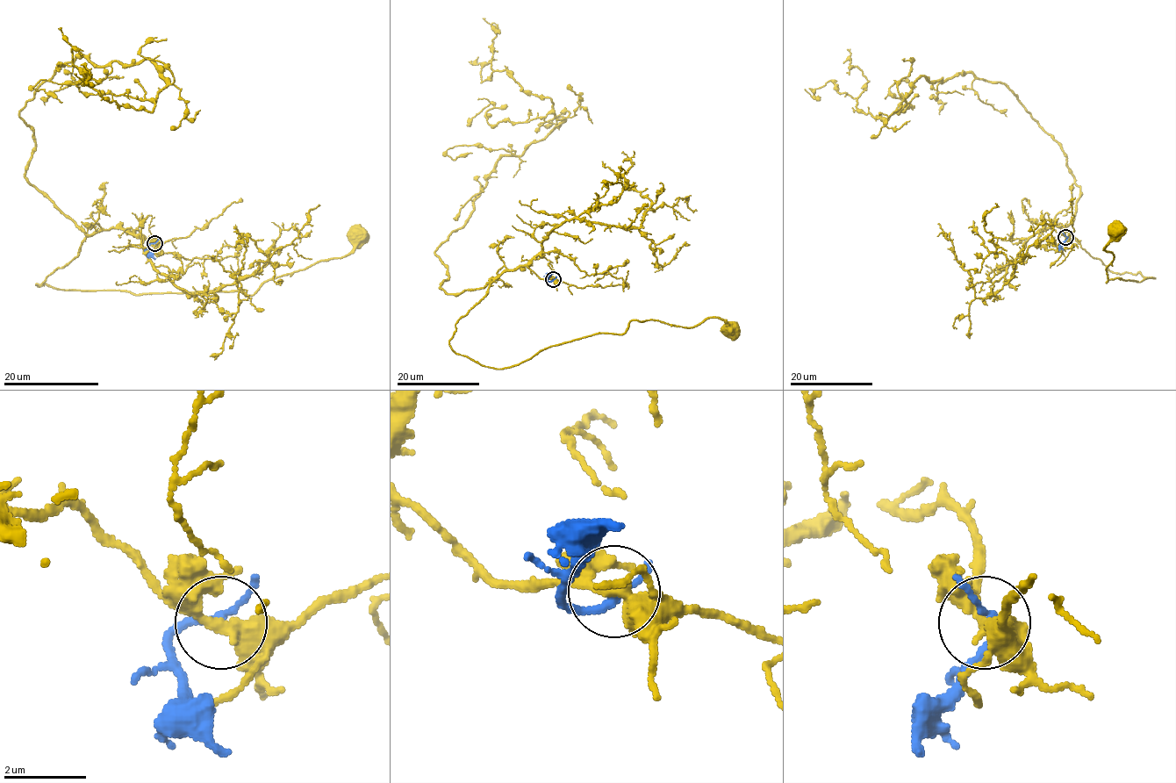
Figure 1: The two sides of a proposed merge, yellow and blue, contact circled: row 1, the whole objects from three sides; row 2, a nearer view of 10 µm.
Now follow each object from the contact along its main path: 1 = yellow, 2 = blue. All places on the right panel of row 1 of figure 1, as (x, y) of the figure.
1: (1066, 237), (1062, 226), (1052, 225), (1110, 271), (1155, 277), (1107, 282), (1114, 255), (1104, 248), (1113, 230)
2: (1066, 237), (1058, 250)

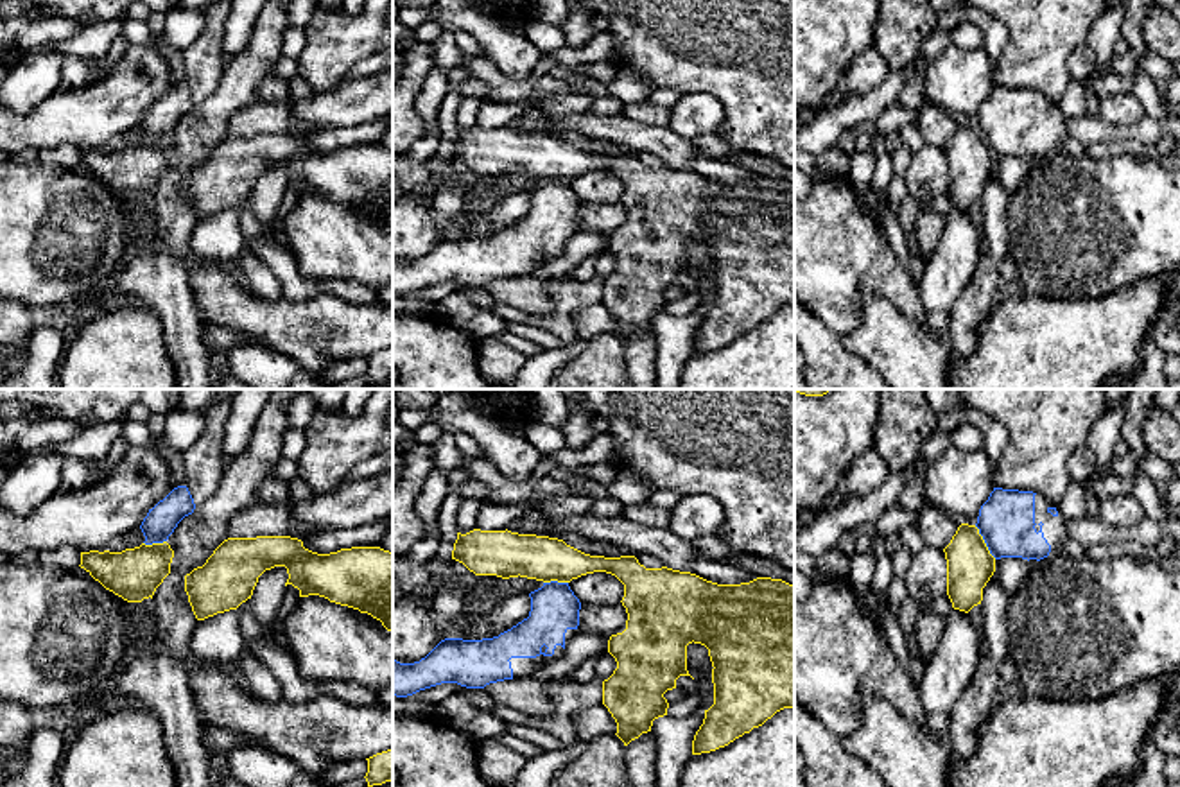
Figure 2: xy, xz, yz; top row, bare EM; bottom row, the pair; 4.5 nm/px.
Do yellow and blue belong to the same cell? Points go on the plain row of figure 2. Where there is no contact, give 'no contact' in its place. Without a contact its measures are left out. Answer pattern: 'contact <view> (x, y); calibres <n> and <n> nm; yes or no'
contact yz (983, 140); calibres 200 and 260 nm; no

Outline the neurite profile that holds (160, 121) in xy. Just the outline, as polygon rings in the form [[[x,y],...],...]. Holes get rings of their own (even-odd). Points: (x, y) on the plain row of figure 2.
[[[187,84],[174,86],[163,99],[149,108],[140,127],[145,143],[163,142],[174,131],[178,122],[195,108],[194,97]]]

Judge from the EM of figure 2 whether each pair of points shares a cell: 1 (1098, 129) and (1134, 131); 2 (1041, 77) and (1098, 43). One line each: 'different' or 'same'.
1: same
2: different

